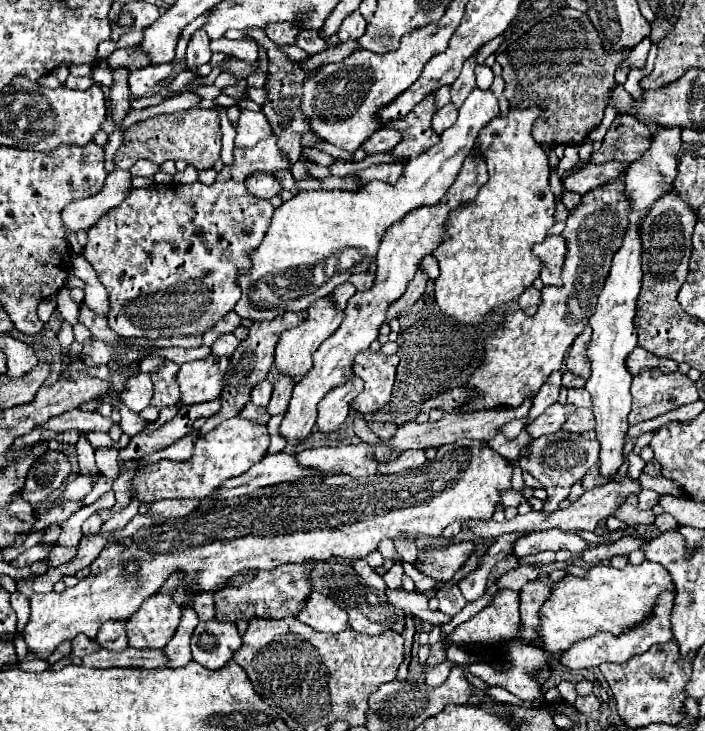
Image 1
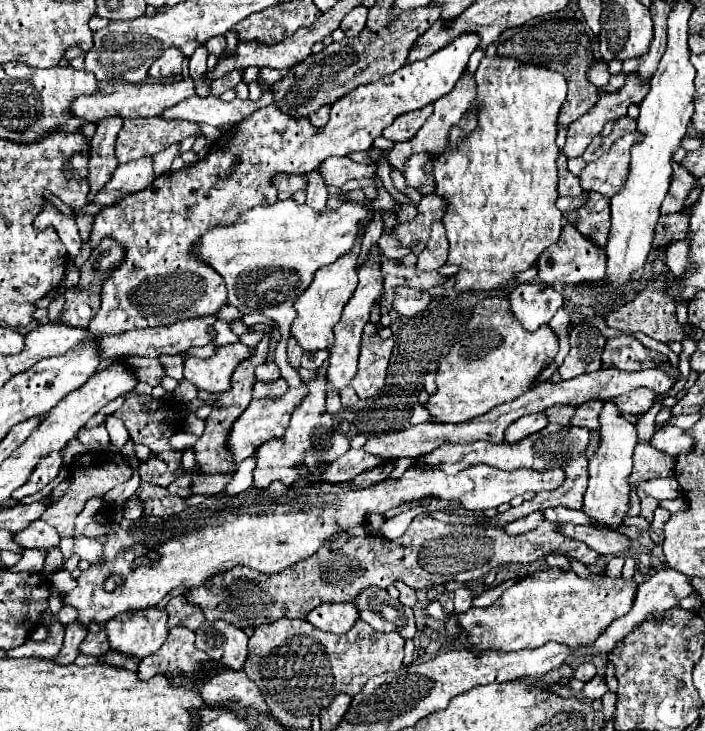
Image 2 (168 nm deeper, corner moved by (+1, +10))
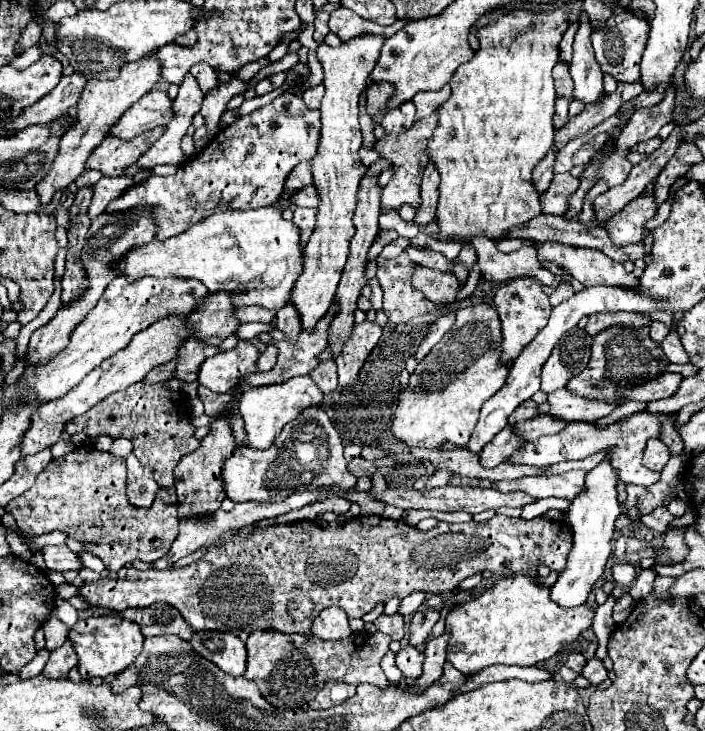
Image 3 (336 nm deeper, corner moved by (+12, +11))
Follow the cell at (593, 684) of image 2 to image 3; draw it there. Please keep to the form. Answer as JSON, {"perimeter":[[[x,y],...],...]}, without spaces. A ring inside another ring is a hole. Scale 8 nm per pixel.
{"perimeter":[[[592,657],[592,659],[586,661],[586,665],[584,665],[584,669],[582,669],[582,675],[584,675],[592,685],[598,685],[598,683],[602,683],[604,679],[608,679],[608,671],[604,669],[604,665],[602,665],[602,661],[600,661],[598,657]]]}

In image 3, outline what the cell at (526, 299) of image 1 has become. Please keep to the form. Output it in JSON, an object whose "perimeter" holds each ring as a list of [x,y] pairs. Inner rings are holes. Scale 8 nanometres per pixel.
{"perimeter":[[[532,277],[514,279],[510,283],[504,283],[496,295],[494,295],[494,307],[500,313],[502,321],[502,343],[500,343],[500,365],[510,365],[522,349],[544,329],[548,323],[548,317],[552,313],[552,305],[548,301],[548,295],[544,293],[542,285]]]}

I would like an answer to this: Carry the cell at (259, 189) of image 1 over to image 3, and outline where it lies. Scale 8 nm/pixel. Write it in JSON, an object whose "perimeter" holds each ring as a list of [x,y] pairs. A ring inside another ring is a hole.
{"perimeter":[[[308,185],[304,189],[298,189],[292,195],[292,203],[298,205],[298,207],[318,207],[320,205],[320,197],[316,193],[316,187],[314,185]]]}

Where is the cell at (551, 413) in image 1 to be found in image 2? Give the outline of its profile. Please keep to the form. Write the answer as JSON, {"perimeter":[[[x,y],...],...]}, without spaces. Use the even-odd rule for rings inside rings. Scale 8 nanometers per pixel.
{"perimeter":[[[537,412],[537,414],[531,414],[531,416],[523,416],[519,420],[515,420],[509,428],[507,428],[507,438],[505,442],[517,442],[533,432],[539,432],[541,428],[545,428],[549,424],[547,416],[543,412]]]}

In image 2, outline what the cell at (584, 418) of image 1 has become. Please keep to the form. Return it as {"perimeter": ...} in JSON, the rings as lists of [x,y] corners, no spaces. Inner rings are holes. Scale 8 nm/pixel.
{"perimeter":[[[553,406],[551,410],[545,410],[545,414],[547,414],[547,418],[549,418],[549,422],[555,422],[555,424],[563,424],[563,426],[567,426],[569,424],[569,420],[571,420],[571,416],[575,414],[575,406]]]}

